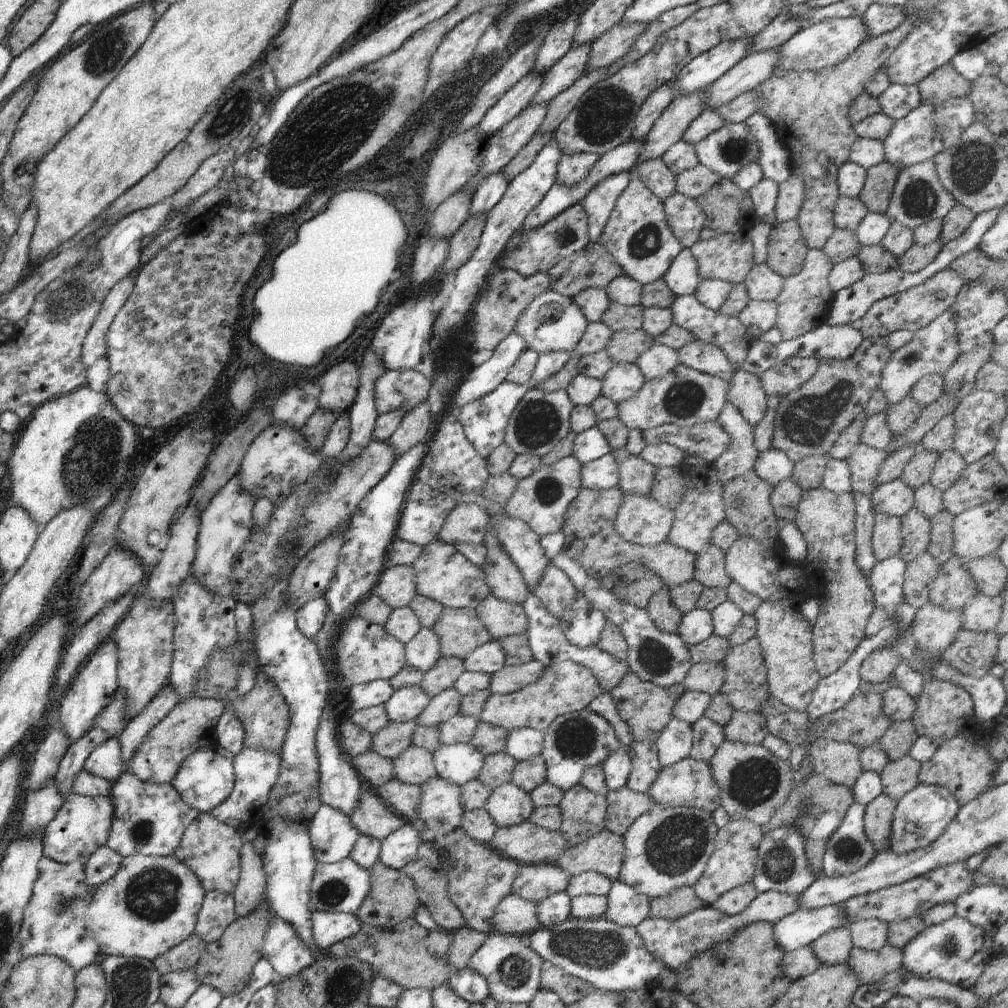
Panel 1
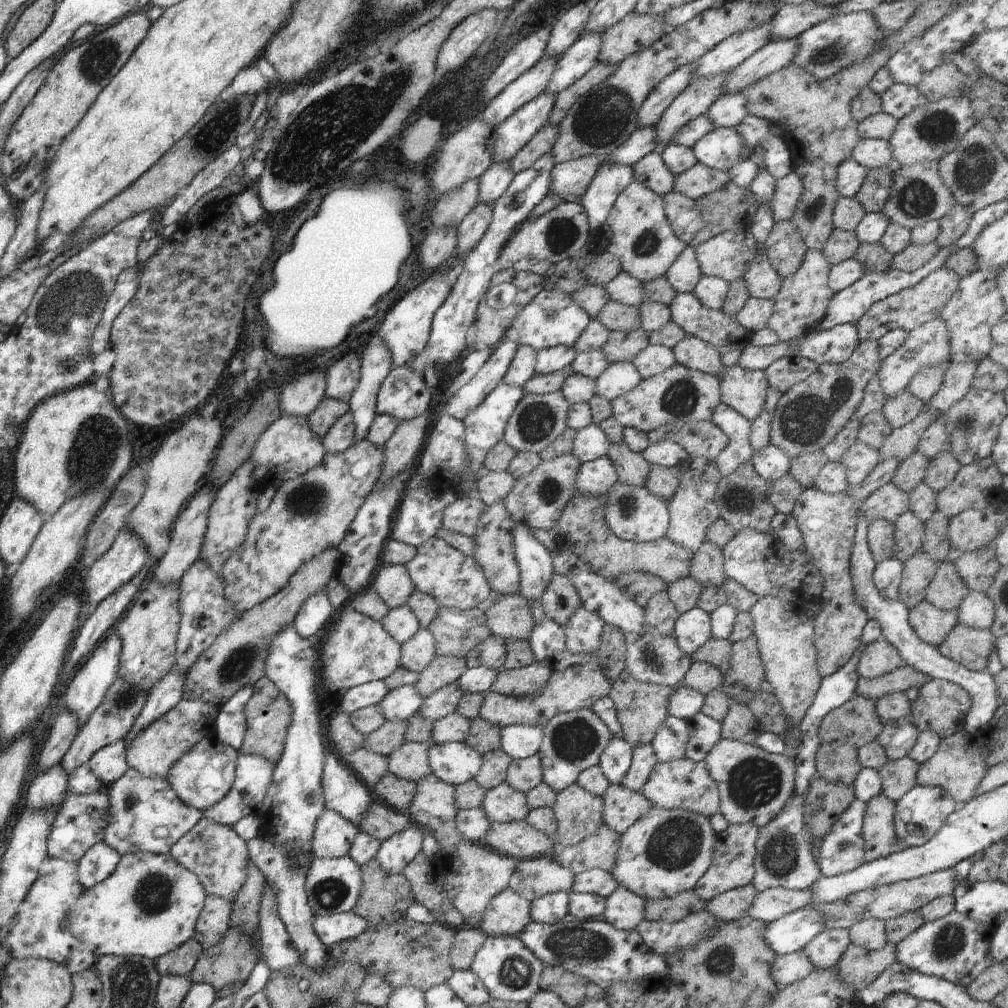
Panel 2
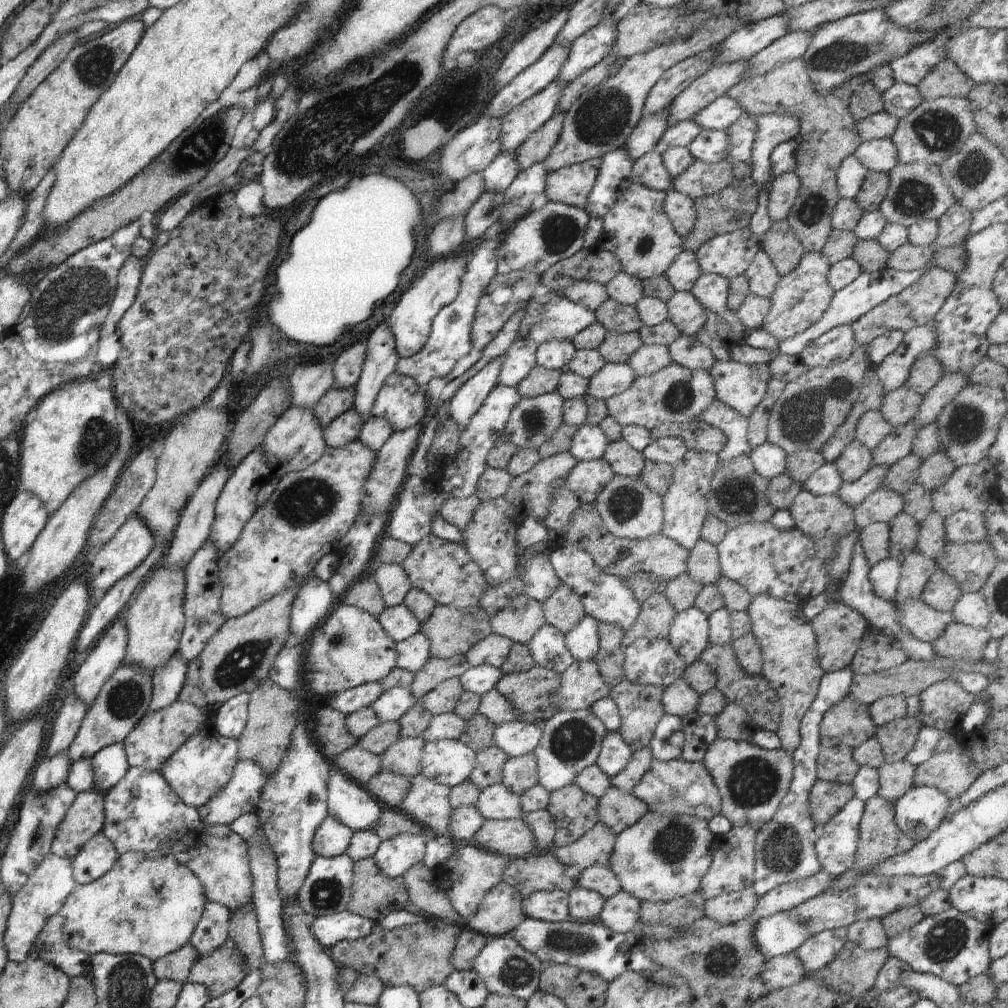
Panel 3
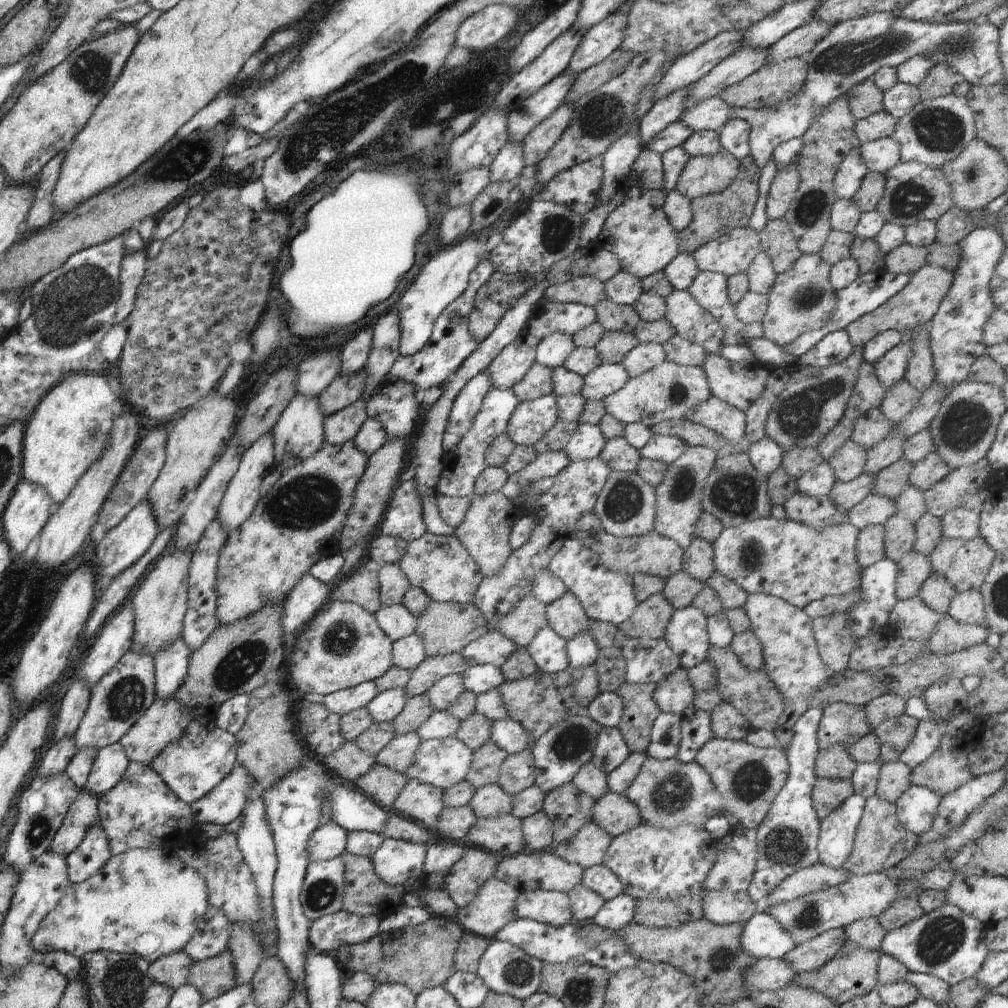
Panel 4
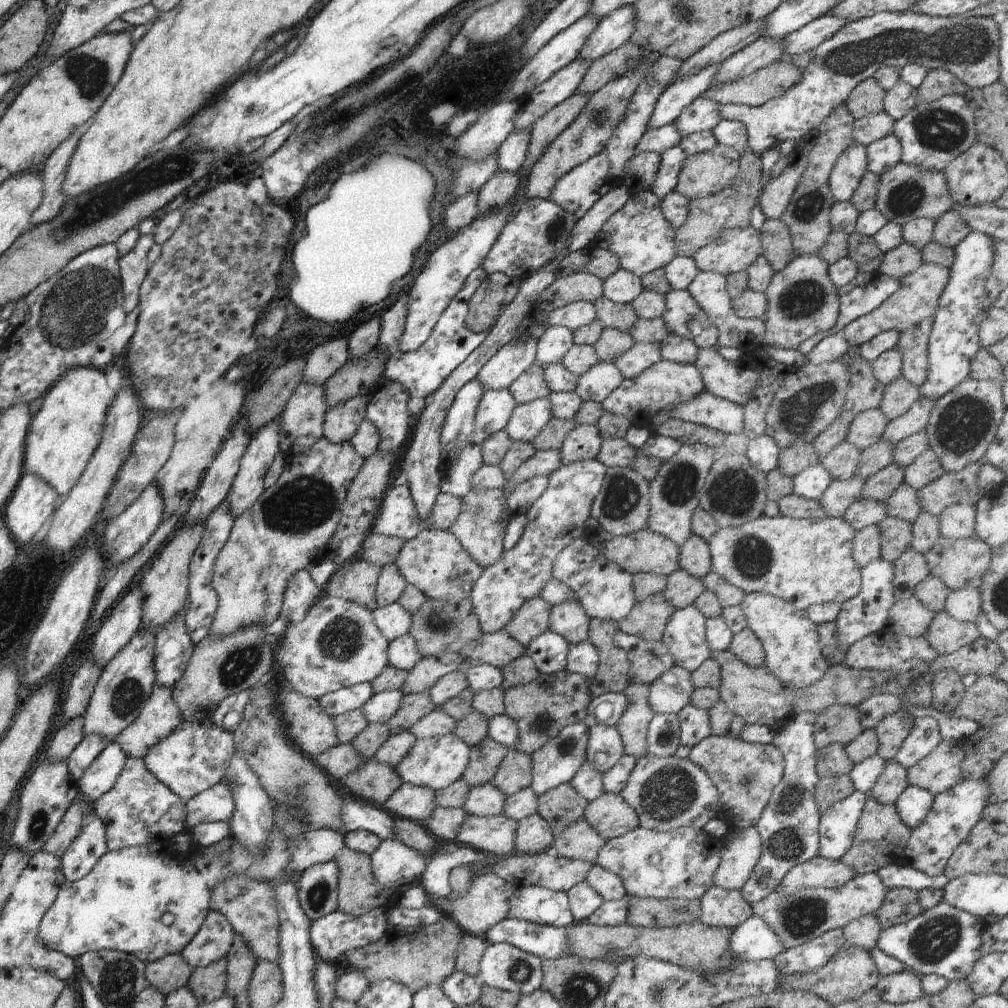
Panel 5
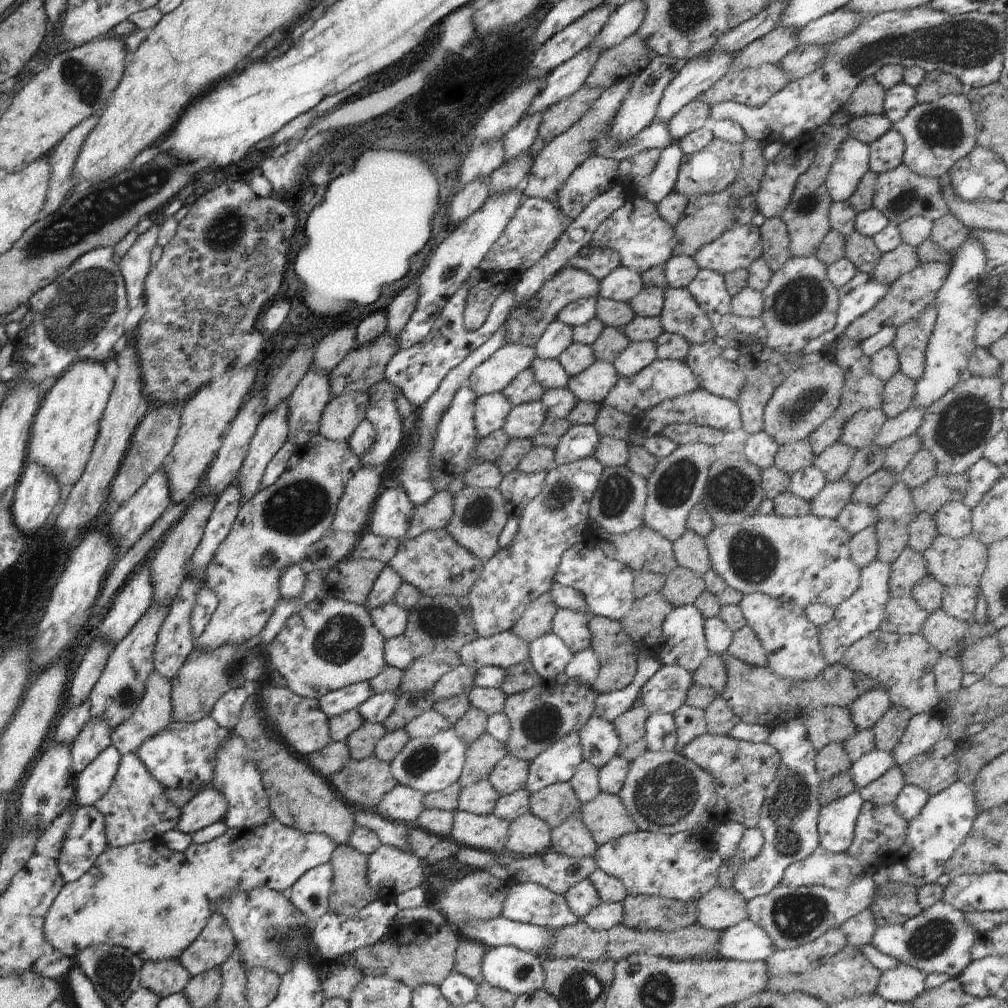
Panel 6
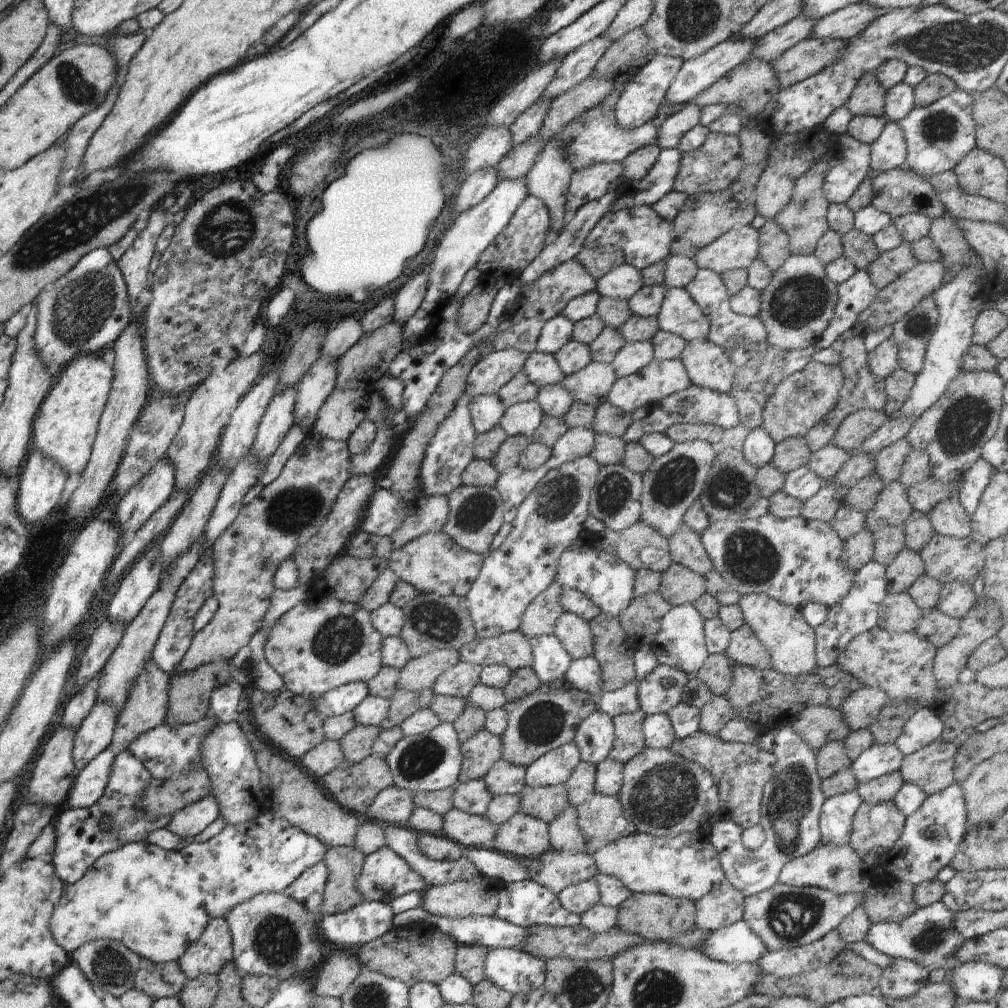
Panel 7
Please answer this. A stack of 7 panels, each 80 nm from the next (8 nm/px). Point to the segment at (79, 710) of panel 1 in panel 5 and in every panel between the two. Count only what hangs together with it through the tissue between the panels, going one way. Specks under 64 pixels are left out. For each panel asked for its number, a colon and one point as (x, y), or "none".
2: (86, 687)
3: (109, 652)
4: (114, 640)
5: (119, 628)

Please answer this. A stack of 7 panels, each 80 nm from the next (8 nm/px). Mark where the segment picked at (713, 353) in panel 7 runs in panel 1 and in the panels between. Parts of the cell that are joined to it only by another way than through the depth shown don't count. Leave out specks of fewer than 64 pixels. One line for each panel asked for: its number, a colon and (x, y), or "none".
1: (745, 391)
2: (744, 390)
3: (742, 388)
4: (739, 384)
5: (731, 381)
6: (714, 373)

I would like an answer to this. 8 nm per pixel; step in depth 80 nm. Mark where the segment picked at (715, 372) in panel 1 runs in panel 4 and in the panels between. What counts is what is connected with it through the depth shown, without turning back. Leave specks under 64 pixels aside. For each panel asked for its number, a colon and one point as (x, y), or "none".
2: (691, 352)
3: (687, 351)
4: (680, 351)

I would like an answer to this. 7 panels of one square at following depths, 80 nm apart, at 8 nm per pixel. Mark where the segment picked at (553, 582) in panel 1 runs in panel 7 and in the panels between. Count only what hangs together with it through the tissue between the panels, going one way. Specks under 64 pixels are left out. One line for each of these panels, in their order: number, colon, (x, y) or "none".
2: (560, 600)
3: (563, 610)
4: (565, 615)
5: (568, 620)
6: (572, 627)
7: (574, 633)

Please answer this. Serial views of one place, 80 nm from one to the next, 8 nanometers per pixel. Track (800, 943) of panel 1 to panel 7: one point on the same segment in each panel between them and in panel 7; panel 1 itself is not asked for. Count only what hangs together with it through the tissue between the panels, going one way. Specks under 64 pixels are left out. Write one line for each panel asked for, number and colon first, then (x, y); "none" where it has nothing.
2: (789, 933)
3: (781, 934)
4: (763, 937)
5: (753, 940)
6: (744, 941)
7: (737, 943)

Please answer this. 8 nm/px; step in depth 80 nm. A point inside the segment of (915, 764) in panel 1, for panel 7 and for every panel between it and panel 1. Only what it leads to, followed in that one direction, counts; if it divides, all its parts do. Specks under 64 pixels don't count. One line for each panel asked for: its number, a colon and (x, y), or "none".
2: (898, 777)
3: (895, 779)
4: (894, 778)
5: (891, 783)
6: (883, 791)
7: (883, 789)

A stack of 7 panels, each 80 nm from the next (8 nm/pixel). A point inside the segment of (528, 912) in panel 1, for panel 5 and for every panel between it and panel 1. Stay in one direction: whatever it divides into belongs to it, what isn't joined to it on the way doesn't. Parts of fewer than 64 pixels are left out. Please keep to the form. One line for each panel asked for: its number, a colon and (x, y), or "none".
2: (507, 913)
3: (501, 911)
4: (494, 907)
5: (488, 900)

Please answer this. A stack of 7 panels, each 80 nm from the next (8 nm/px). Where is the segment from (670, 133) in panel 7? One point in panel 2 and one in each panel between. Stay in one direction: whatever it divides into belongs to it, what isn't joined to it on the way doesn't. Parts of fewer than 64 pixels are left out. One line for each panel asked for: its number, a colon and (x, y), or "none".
2: (729, 110)
3: (719, 115)
4: (710, 115)
5: (702, 115)
6: (695, 115)

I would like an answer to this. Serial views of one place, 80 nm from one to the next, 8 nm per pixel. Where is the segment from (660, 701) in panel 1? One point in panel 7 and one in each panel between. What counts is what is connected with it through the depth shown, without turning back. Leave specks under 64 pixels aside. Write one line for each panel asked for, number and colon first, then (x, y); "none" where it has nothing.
2: (641, 707)
3: (640, 707)
4: (639, 709)
5: (633, 726)
6: (630, 727)
7: (628, 728)

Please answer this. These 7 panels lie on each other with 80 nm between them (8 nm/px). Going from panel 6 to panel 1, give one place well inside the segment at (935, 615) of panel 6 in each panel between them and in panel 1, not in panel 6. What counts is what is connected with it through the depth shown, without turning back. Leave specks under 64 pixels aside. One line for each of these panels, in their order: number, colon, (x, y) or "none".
1: (972, 653)
2: (969, 647)
3: (959, 641)
4: (951, 637)
5: (945, 634)

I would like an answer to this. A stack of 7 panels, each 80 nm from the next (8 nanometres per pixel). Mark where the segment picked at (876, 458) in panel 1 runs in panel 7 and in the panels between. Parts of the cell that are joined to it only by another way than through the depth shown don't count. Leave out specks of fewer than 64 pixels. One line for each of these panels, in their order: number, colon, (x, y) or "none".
2: (859, 460)
3: (856, 460)
4: (848, 463)
5: (842, 463)
6: (834, 461)
7: (826, 462)

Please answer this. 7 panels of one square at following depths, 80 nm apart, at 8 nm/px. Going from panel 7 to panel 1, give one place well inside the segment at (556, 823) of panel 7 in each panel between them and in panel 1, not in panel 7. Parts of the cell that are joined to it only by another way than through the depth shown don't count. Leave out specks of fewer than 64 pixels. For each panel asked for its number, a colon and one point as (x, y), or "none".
1: (602, 852)
2: (598, 851)
3: (595, 848)
4: (587, 847)
5: (580, 842)
6: (571, 838)

